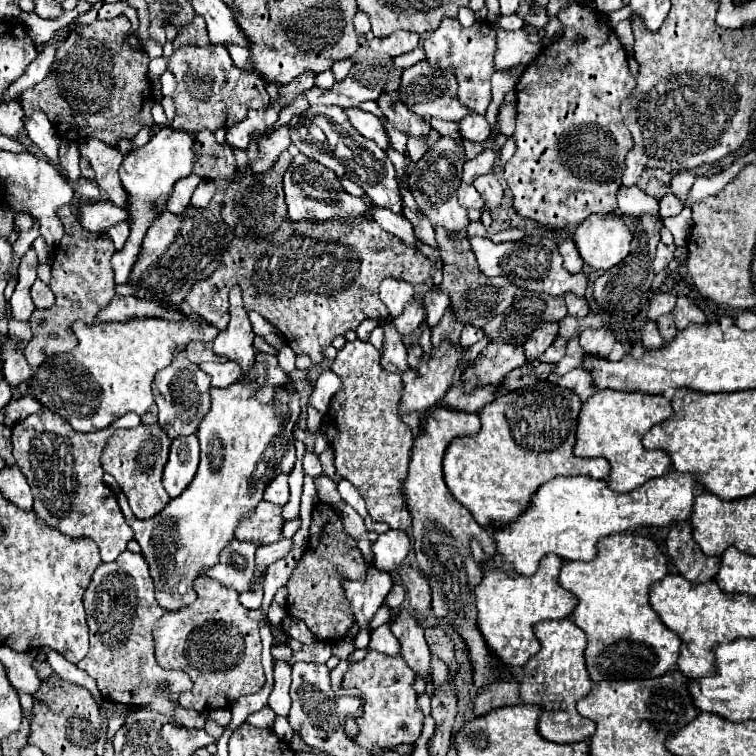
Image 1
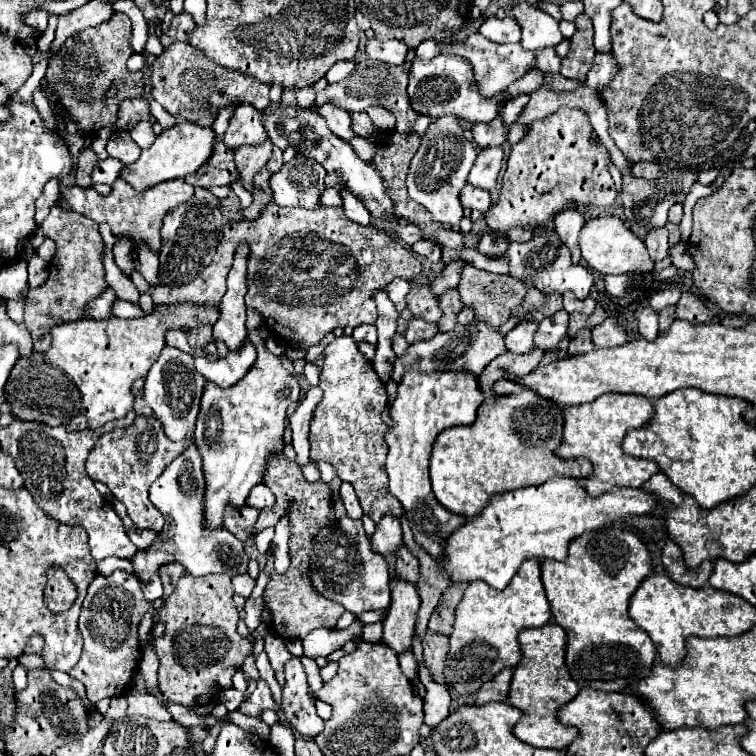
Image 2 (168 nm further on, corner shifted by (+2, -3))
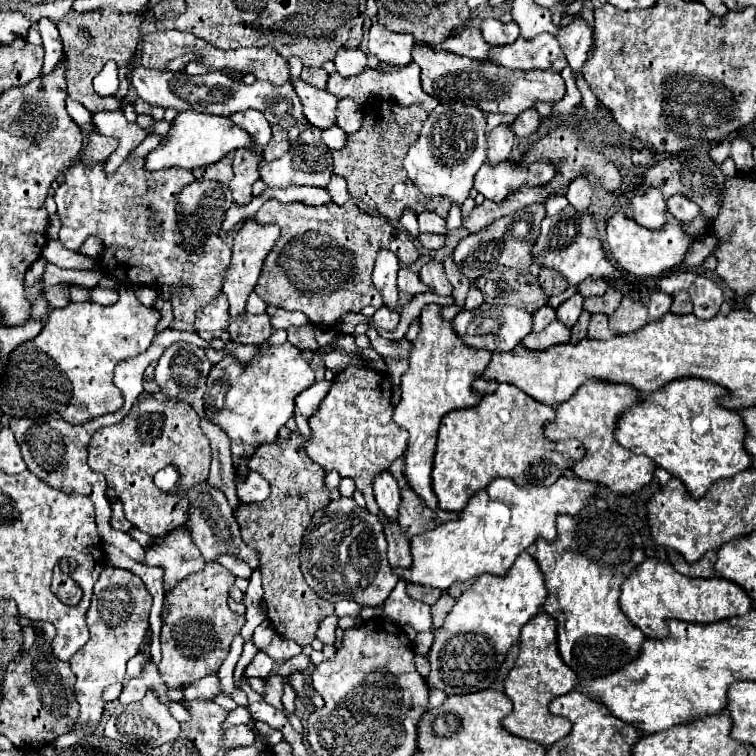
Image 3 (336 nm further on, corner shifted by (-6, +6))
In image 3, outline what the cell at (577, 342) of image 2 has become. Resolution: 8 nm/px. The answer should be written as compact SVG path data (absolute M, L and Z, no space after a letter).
M592 314L588 336L590 338L598 338L598 340L600 338L612 338L612 336L616 336L616 332L610 330L610 326L608 326L608 316L606 314Z

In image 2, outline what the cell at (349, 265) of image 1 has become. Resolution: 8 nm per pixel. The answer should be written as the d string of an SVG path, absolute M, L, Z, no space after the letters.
M268 203L268 207L262 211L258 219L232 221L224 227L222 241L218 245L218 251L212 263L188 285L174 287L174 289L162 287L162 285L150 285L140 275L140 271L132 273L132 281L138 285L140 293L148 293L156 305L192 303L192 305L210 305L218 309L226 293L226 275L232 267L234 251L240 243L246 243L250 247L248 271L246 271L246 281L248 281L246 307L258 311L264 317L266 325L274 325L272 331L278 333L280 341L304 345L306 349L312 345L318 345L328 333L332 333L338 327L344 329L344 327L358 327L360 323L376 323L378 311L374 303L374 293L380 287L386 287L398 275L412 281L422 273L422 261L418 255L414 255L410 249L400 245L388 233L378 231L372 225L362 227L360 223L350 221L344 215L342 207L320 207L316 211L308 211L302 207L280 209L278 205Z

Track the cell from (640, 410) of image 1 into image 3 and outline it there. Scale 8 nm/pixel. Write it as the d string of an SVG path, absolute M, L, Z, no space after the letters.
M586 380L576 396L566 400L556 408L556 418L544 424L544 436L552 440L564 440L564 438L576 438L584 444L586 454L580 462L570 466L570 470L580 478L588 482L596 482L600 486L610 488L616 494L630 494L640 490L644 484L648 484L654 478L656 464L648 456L638 456L634 452L624 450L614 440L614 428L616 418L624 408L636 406L640 402L638 392L628 384L616 384L616 382L604 382L604 380Z

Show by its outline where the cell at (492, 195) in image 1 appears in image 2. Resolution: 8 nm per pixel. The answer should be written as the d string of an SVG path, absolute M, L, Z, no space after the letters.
M502 147L482 149L468 175L468 183L486 191L494 191L500 169L502 169Z

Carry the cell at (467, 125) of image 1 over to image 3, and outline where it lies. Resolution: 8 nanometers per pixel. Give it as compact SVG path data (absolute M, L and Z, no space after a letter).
M528 110L516 118L516 122L512 124L512 132L516 132L516 136L530 136L538 132L540 124L542 124L542 116L536 110Z

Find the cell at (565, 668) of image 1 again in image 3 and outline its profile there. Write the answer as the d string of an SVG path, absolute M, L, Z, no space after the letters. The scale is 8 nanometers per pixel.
M538 612L524 628L520 636L520 654L516 658L514 668L508 672L504 680L504 694L512 700L514 710L502 720L506 732L538 742L542 746L552 746L556 740L564 738L572 726L568 720L560 716L552 716L548 712L548 704L552 698L560 694L568 694L578 684L578 676L560 660L558 644L556 644L556 620L552 620L546 612Z

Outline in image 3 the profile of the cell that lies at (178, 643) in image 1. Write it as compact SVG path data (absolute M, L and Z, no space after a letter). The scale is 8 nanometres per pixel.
M208 562L202 572L184 578L166 594L164 608L168 614L162 620L162 660L158 670L168 688L184 688L194 680L214 674L226 660L234 636L246 622L244 616L238 616L228 608L228 590L232 584L234 576L224 566Z

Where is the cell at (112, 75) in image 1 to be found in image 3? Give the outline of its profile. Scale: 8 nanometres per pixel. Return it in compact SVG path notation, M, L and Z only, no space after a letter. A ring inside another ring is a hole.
M98 8L86 14L78 14L76 10L70 10L60 22L54 22L62 42L64 42L64 52L68 54L68 96L76 102L80 102L84 108L88 108L92 114L104 112L104 110L116 110L122 104L122 98L128 92L128 72L132 72L134 60L138 56L138 44L140 44L140 16L116 12L112 8ZM108 60L114 60L118 66L118 78L120 86L116 94L104 98L98 96L92 88L94 76L104 68Z

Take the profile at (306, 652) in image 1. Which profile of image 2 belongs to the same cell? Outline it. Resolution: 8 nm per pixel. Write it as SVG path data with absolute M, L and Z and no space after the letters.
M272 632L266 633L264 637L264 651L268 653L268 659L276 671L277 681L283 686L285 683L284 665L294 655L284 647L284 639Z

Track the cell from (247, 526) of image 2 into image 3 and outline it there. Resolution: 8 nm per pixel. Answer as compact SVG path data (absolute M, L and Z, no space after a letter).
M200 412L200 428L210 440L210 448L212 448L212 466L210 466L208 484L212 484L214 488L220 488L228 498L228 504L236 510L240 502L236 496L236 482L234 482L236 472L230 458L230 440L220 426L208 420L206 412Z

